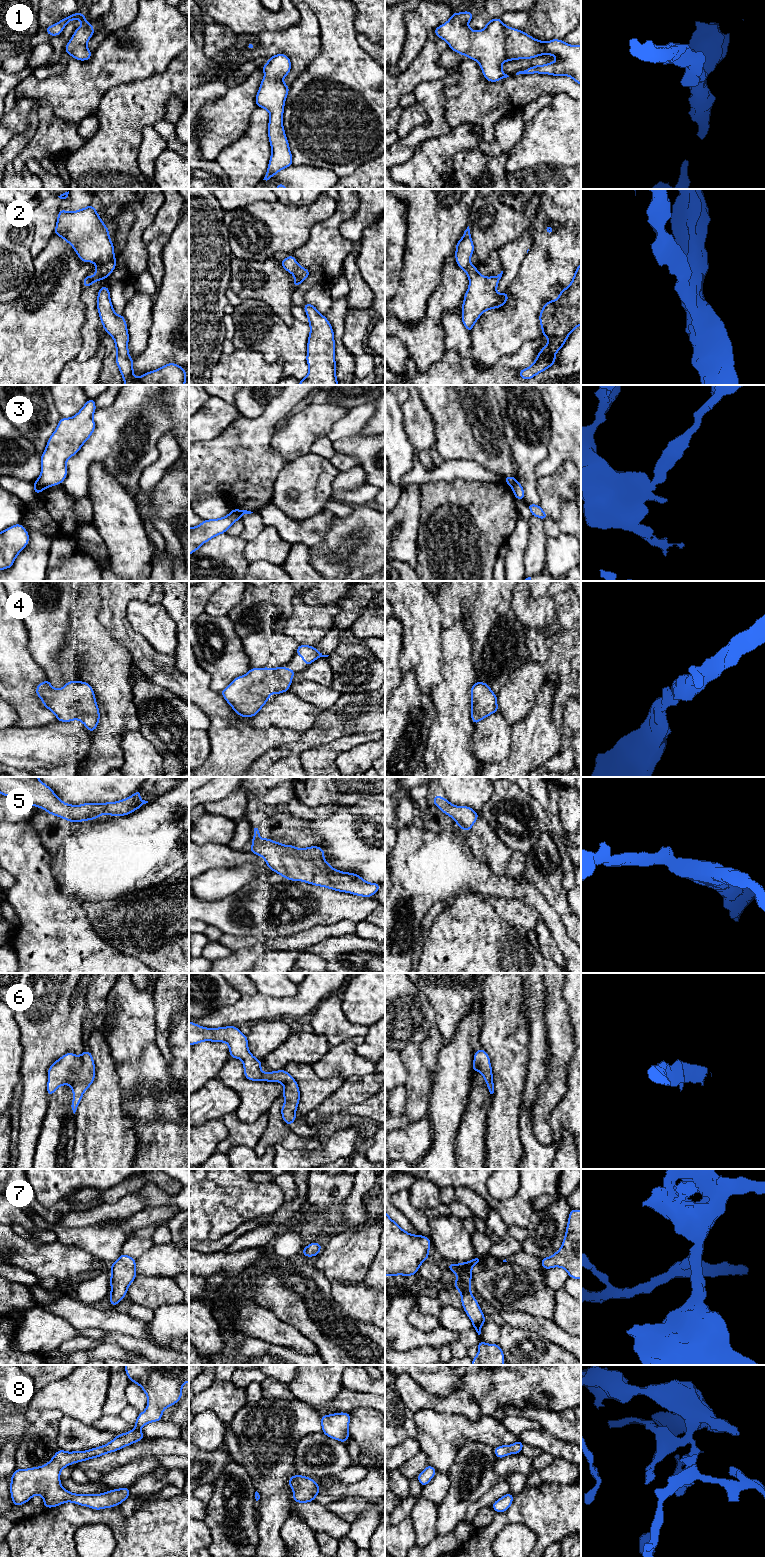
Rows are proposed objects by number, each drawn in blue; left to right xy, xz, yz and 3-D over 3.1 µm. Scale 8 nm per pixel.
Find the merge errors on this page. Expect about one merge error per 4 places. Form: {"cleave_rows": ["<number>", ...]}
{"cleave_rows": ["3"]}

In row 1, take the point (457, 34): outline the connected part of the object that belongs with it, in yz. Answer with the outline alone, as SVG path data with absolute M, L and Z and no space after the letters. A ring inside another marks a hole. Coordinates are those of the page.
M470 11L453 12L450 19L434 29L435 35L447 42L454 52L476 60L487 81L497 82L509 77L501 68L505 61L554 55L558 59L536 65L519 74L549 74L569 76L581 85L581 45L569 45L563 40L543 42L526 32L506 26L500 18L488 21L481 31L468 27L475 15Z

